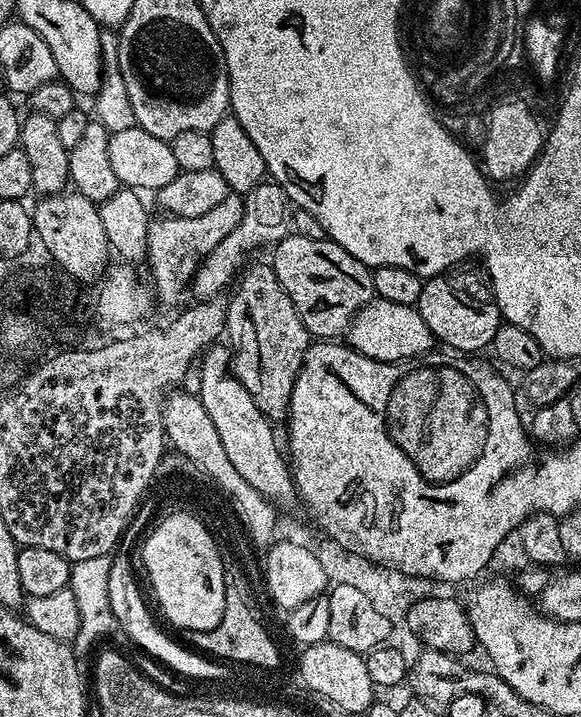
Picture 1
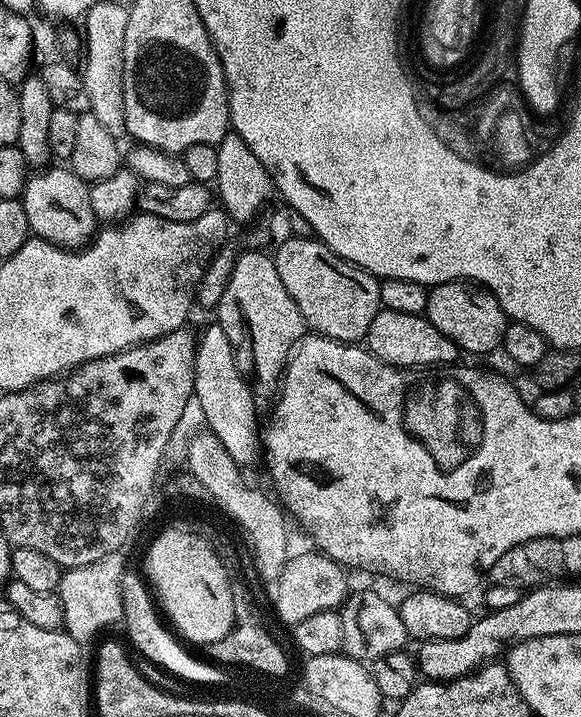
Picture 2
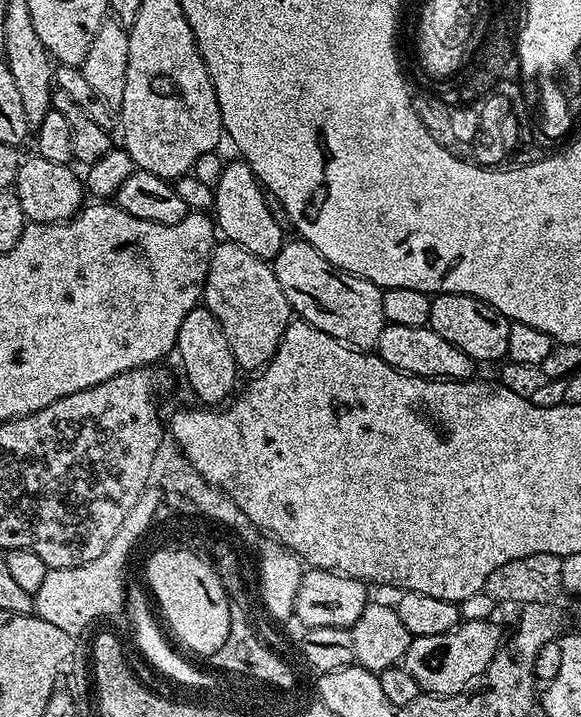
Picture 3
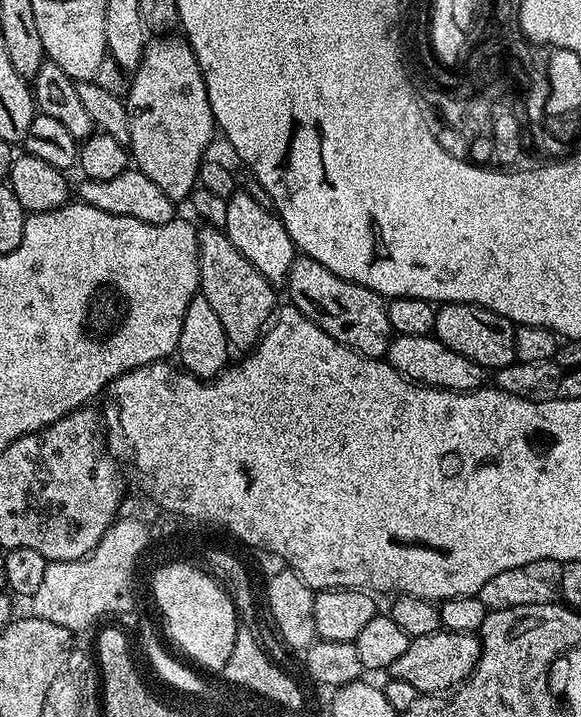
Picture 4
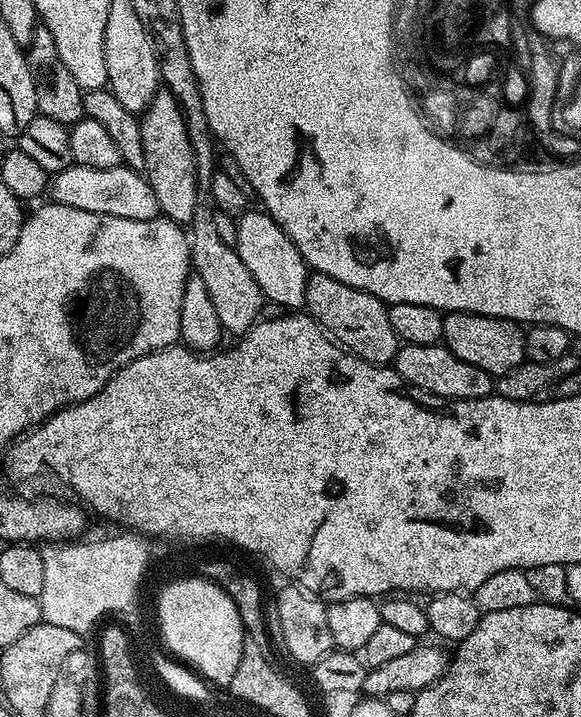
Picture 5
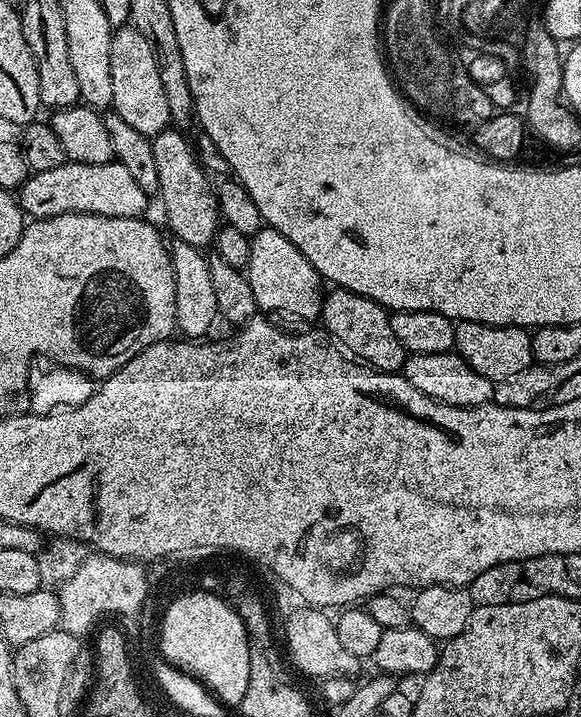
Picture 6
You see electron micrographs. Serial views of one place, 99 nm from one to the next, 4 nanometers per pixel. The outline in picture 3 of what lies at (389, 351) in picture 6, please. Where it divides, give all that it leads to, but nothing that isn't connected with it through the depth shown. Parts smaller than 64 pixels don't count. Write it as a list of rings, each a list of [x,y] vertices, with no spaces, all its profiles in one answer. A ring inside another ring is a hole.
[[[299,238],[285,242],[282,250],[278,250],[275,260],[271,261],[271,266],[278,278],[278,286],[282,286],[293,313],[299,319],[357,350],[375,349],[386,323],[382,314],[382,289],[377,284],[349,272],[343,272],[336,264],[322,258],[322,254],[314,250],[314,246]]]

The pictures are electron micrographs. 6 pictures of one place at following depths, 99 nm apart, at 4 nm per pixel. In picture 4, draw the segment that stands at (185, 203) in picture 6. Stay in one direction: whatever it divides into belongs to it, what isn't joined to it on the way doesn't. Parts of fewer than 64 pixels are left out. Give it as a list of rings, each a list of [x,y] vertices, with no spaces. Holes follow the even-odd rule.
[[[174,34],[161,35],[161,40],[149,39],[140,65],[131,73],[126,88],[130,118],[127,147],[135,167],[157,183],[173,202],[181,202],[196,187],[200,164],[206,159],[204,151],[218,129],[210,110],[206,82],[191,46],[179,35],[170,35]]]

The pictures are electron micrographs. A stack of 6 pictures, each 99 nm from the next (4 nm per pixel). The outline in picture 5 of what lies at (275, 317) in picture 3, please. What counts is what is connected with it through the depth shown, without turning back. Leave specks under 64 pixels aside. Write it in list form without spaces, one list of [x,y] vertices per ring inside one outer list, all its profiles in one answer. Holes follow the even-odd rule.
[[[198,203],[193,212],[188,248],[192,251],[192,266],[195,275],[202,278],[206,290],[210,293],[210,302],[214,302],[214,311],[218,313],[221,329],[225,333],[247,332],[261,319],[260,311],[266,308],[266,301],[262,290],[258,290],[258,282],[254,282],[254,274],[246,270],[246,265],[243,264],[242,258],[238,258],[235,247],[222,242],[222,237],[214,226],[214,211],[207,203]]]

